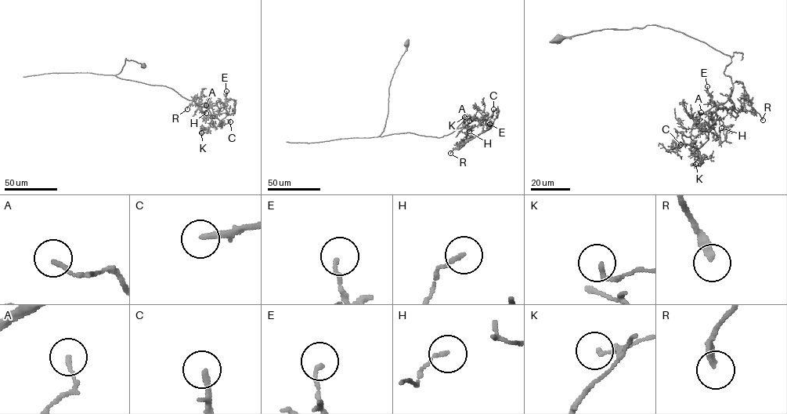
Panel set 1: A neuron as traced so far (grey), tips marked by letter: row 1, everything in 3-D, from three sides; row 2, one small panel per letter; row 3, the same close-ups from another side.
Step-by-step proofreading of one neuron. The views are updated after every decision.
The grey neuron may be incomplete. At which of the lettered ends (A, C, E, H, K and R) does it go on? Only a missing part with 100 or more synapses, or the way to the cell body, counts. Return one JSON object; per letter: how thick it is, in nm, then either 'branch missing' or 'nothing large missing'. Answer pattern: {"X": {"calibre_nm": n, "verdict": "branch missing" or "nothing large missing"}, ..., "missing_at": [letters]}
{"A": {"calibre_nm": 150, "verdict": "nothing large missing"}, "C": {"calibre_nm": 170, "verdict": "branch missing"}, "E": {"calibre_nm": 140, "verdict": "nothing large missing"}, "H": {"calibre_nm": 130, "verdict": "nothing large missing"}, "K": {"calibre_nm": 170, "verdict": "nothing large missing"}, "R": {"calibre_nm": 280, "verdict": "nothing large missing"}, "missing_at": ["C"]}

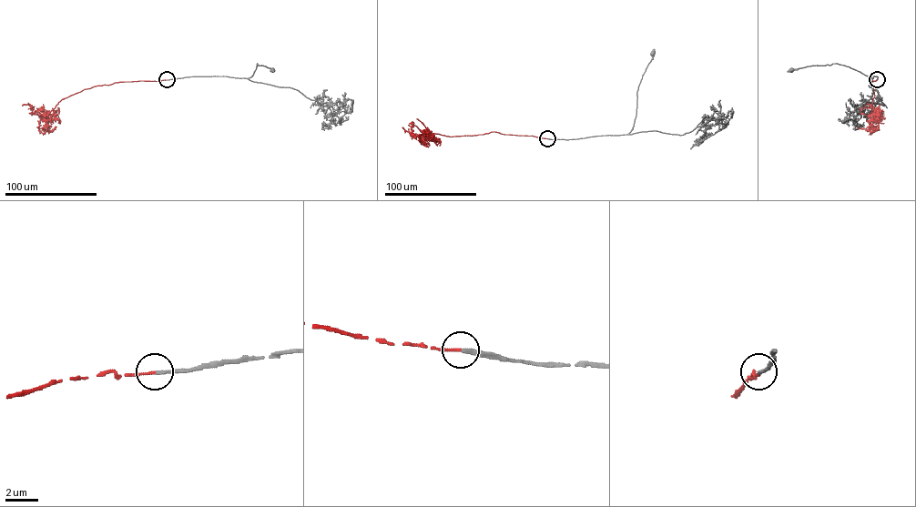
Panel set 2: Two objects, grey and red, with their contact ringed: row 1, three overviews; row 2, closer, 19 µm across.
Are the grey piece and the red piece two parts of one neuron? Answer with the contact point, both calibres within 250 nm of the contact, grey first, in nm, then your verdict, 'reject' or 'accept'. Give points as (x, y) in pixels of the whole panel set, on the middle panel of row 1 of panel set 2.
place (547, 138); calibres 240 and 140 nm; accept

